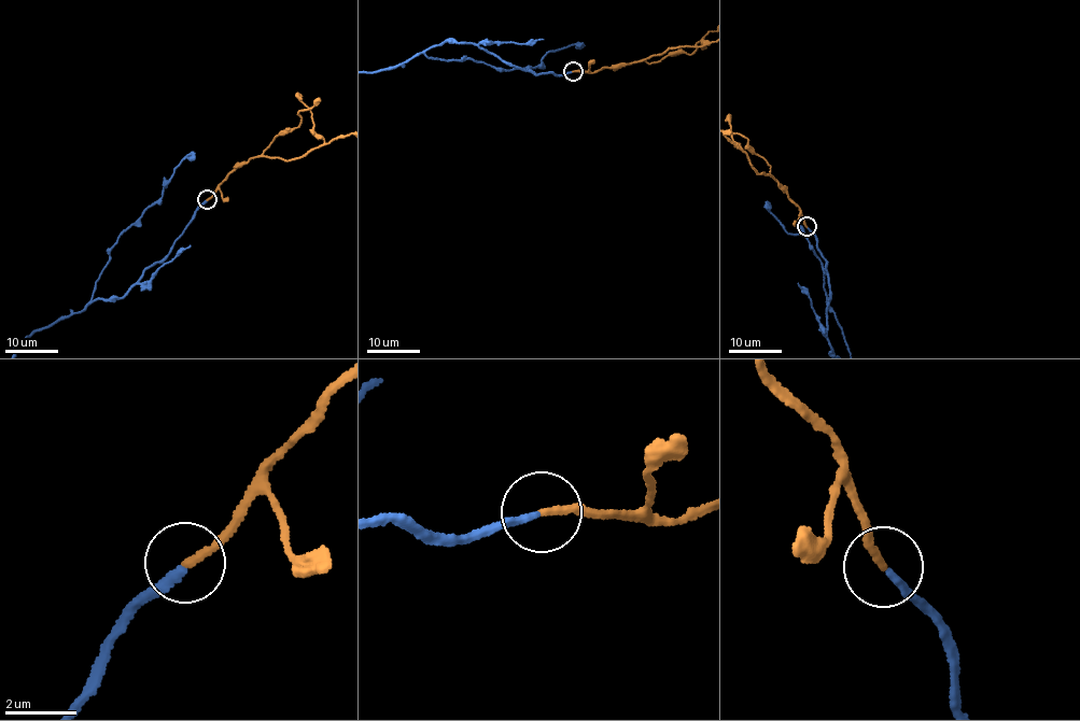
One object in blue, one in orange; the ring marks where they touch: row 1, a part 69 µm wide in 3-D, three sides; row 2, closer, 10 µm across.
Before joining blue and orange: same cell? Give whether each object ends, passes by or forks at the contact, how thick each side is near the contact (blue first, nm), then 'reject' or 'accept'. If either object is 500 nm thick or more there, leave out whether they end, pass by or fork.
blue ends there; orange ends there; 240 nm thick on the blue side, 220 nm on the other; accept

